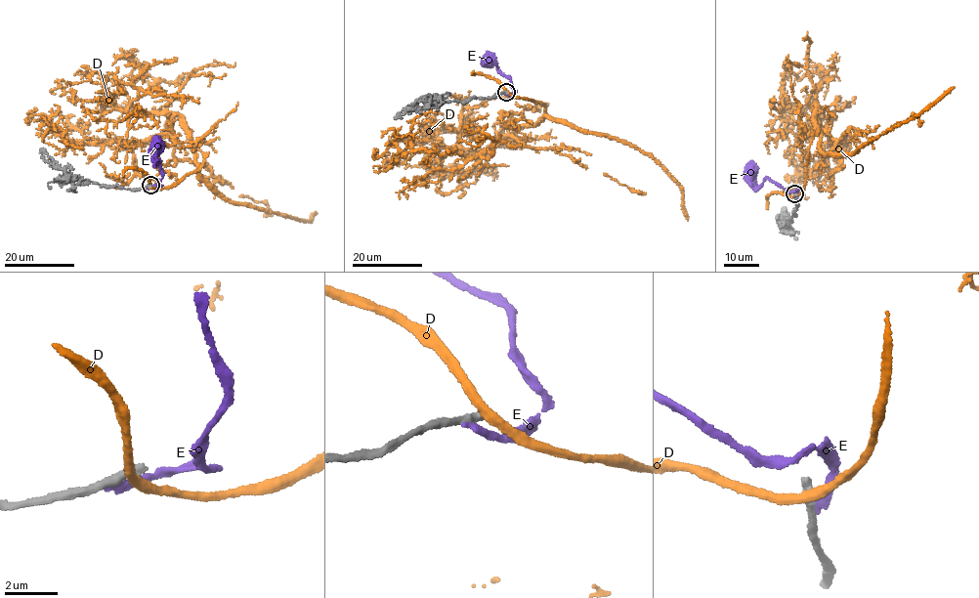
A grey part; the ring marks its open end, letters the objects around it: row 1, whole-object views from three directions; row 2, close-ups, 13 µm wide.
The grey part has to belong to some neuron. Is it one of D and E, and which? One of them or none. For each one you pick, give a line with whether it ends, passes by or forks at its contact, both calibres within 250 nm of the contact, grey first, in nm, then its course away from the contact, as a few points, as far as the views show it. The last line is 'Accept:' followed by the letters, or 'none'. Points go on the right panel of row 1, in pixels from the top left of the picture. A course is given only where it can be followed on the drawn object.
Accept: none

